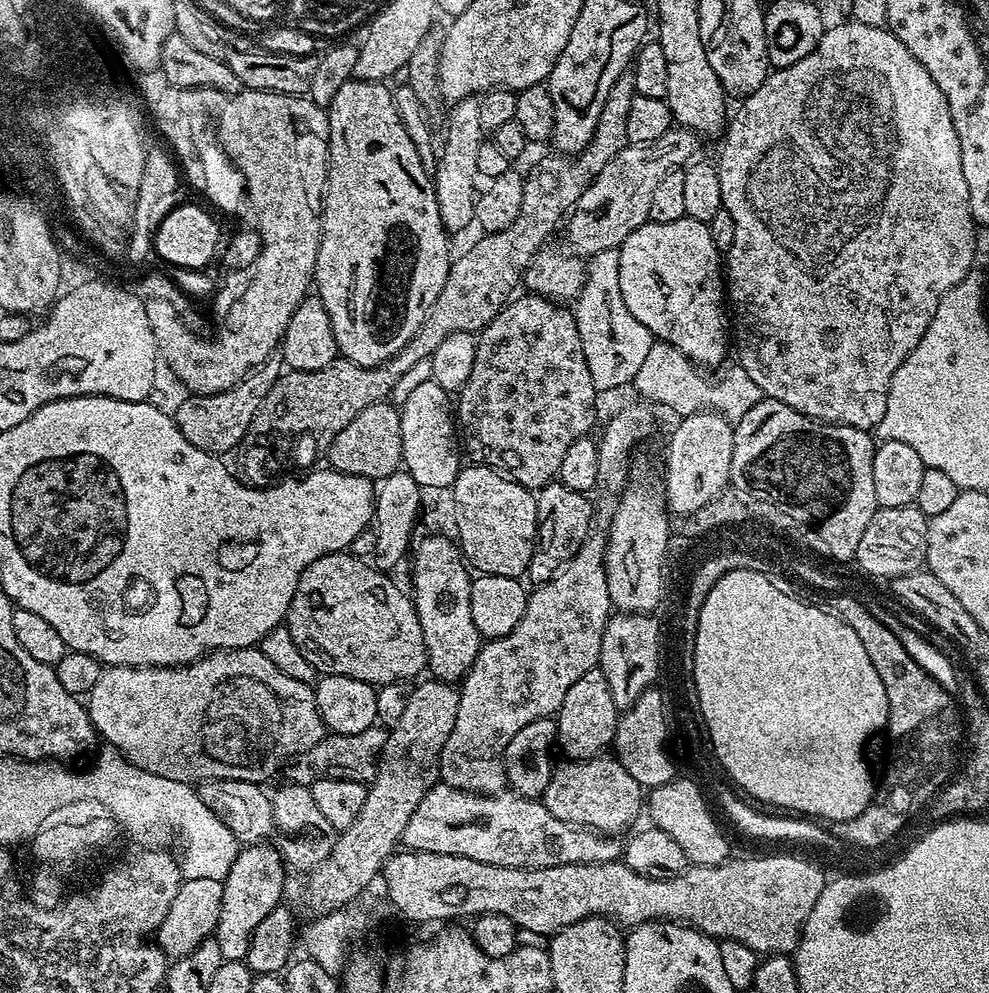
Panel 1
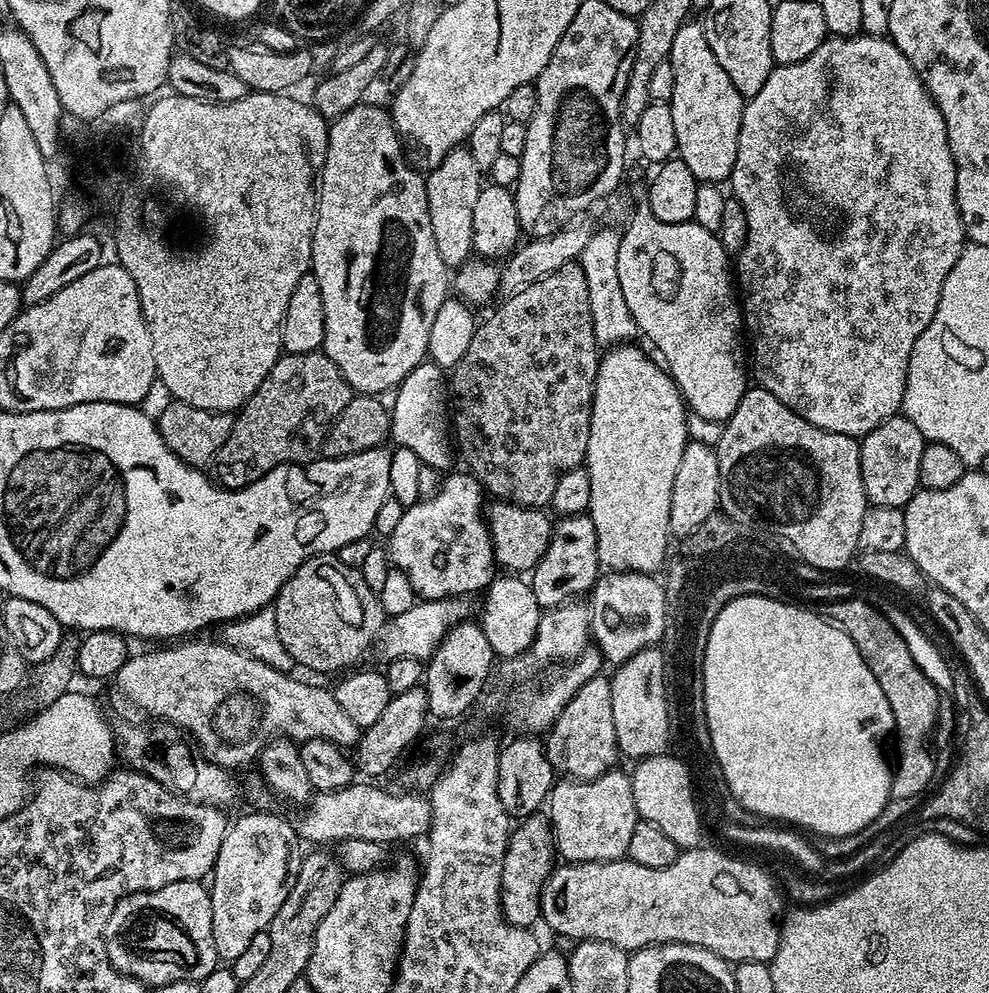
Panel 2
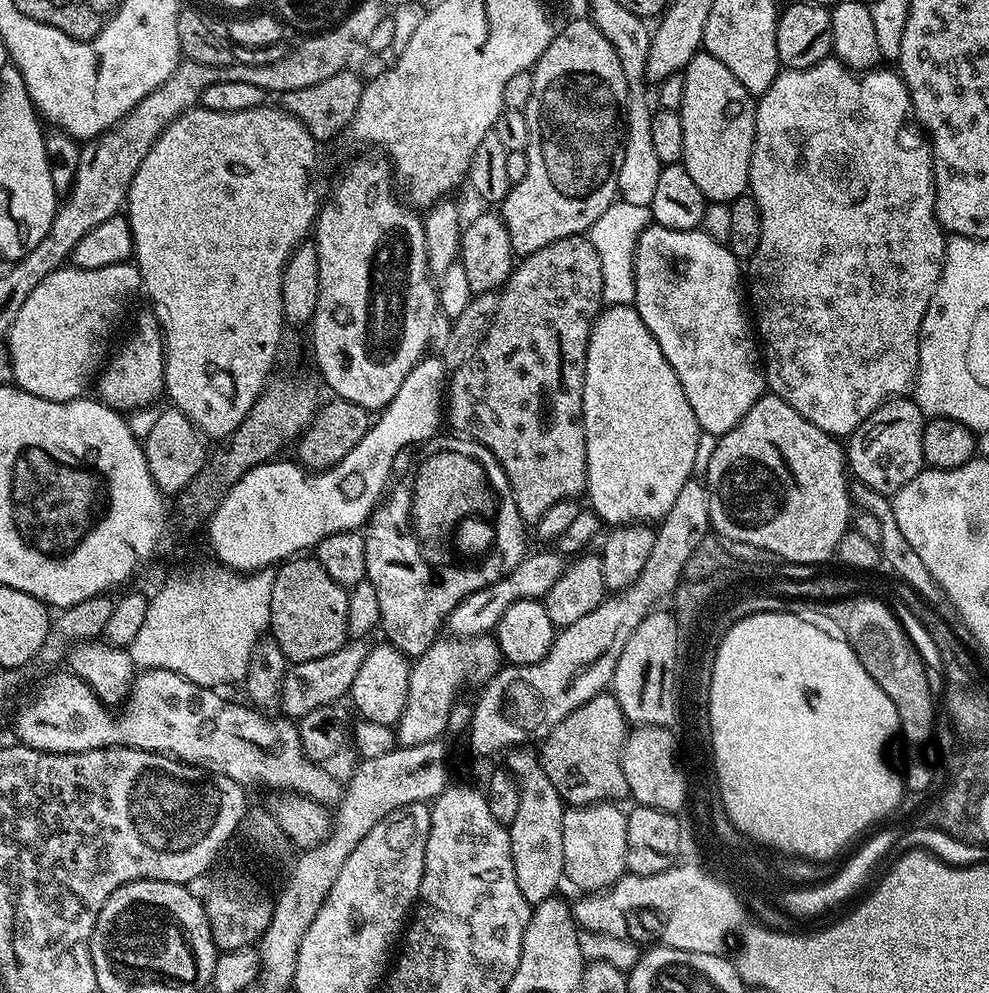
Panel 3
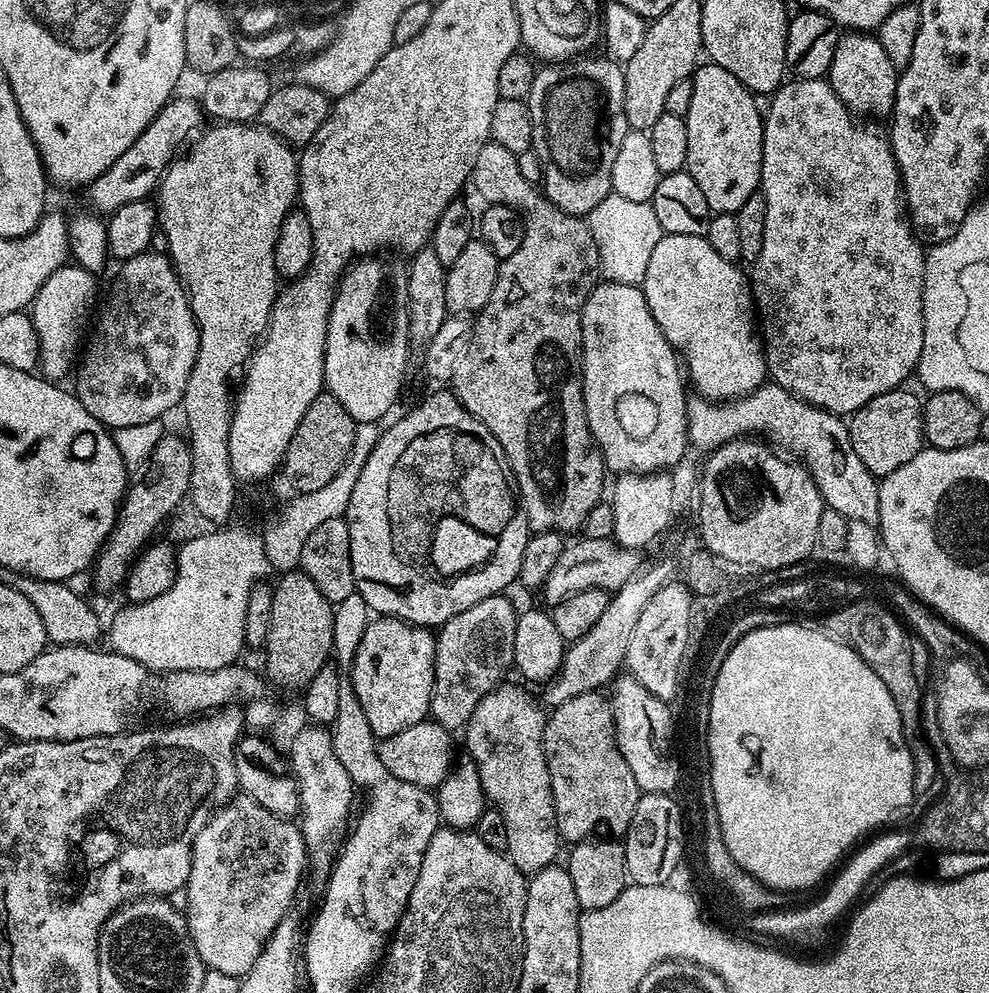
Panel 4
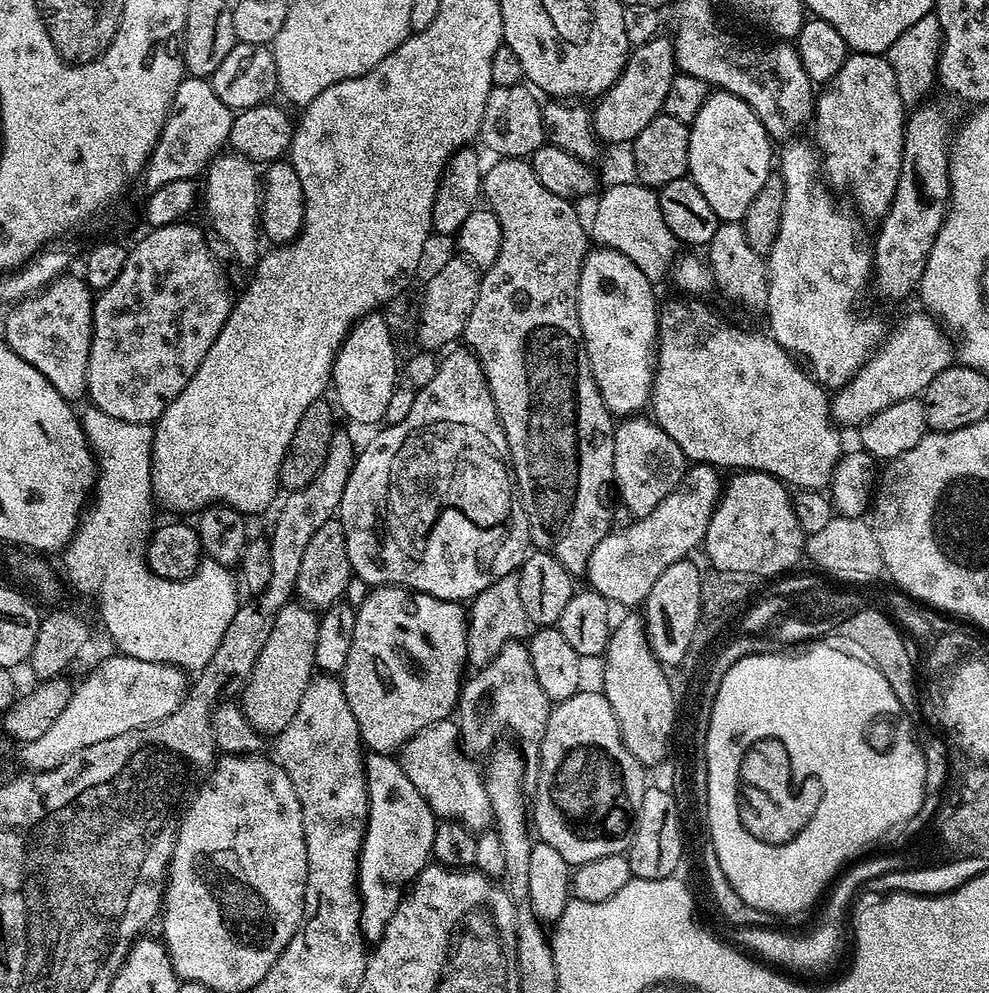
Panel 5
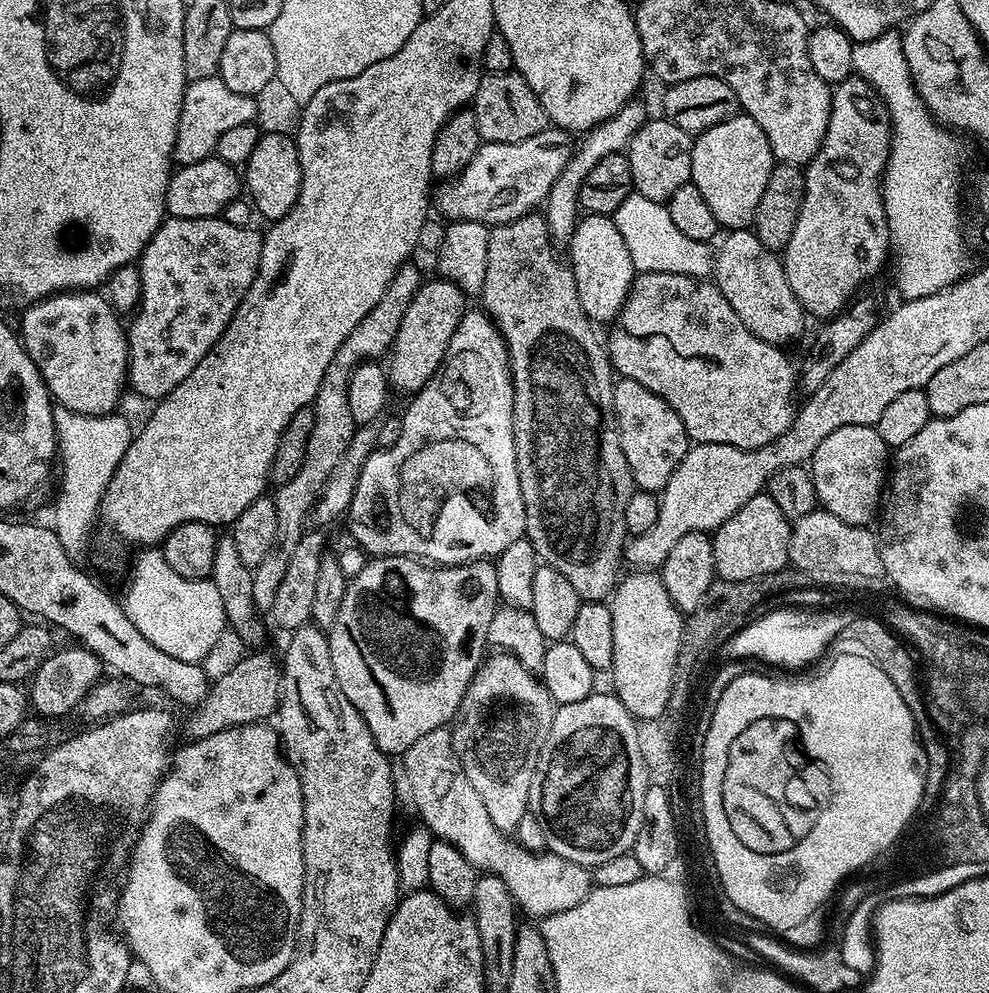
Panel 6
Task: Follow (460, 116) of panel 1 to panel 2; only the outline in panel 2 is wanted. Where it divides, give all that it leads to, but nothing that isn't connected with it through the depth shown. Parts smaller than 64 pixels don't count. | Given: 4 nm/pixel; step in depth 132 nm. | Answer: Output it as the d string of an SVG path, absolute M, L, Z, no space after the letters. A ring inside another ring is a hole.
M467 146L452 148L444 161L427 173L424 185L430 210L430 230L434 230L434 243L438 246L438 254L450 270L462 267L473 255L474 206L478 202L482 187L480 180L481 173L477 172L474 158L470 158Z

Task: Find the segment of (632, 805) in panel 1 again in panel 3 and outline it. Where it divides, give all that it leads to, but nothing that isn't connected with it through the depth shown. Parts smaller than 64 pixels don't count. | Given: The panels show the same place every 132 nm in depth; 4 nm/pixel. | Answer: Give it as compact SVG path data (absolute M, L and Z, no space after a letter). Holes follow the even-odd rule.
M616 802L602 804L578 804L564 809L562 818L562 862L564 863L564 880L574 887L581 888L581 893L602 892L605 888L620 881L621 876L628 872L626 866L626 822L628 812L620 809Z

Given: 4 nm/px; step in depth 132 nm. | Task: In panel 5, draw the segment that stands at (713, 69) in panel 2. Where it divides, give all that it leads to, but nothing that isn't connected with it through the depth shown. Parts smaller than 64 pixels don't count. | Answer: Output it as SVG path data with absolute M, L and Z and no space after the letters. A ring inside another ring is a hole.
M723 90L713 91L706 98L702 110L692 119L688 129L688 176L702 190L706 202L714 209L714 214L722 222L743 221L746 210L750 210L750 202L762 190L762 185L768 176L774 172L774 152L772 156L774 141L768 131L762 126L762 122L746 106L742 98Z

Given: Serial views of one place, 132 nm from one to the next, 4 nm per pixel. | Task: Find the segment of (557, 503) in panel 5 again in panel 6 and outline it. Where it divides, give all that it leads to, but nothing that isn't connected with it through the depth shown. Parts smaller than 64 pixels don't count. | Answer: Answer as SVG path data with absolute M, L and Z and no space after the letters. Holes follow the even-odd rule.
M529 214L518 218L514 222L495 225L489 231L490 246L486 246L486 282L482 293L483 311L487 312L496 323L496 329L504 336L508 346L508 369L512 371L512 389L514 390L514 446L516 447L516 461L518 462L518 482L522 490L522 502L526 510L526 539L532 543L537 557L547 567L558 570L570 586L580 595L581 601L607 601L616 591L616 585L621 579L620 560L626 556L626 502L630 502L634 491L632 471L626 462L626 454L622 454L620 435L616 429L616 415L614 414L614 369L609 360L605 345L596 337L597 329L593 321L582 310L582 302L578 298L578 290L574 282L574 274L567 263L560 261L557 245L552 242L552 235L543 215Z

